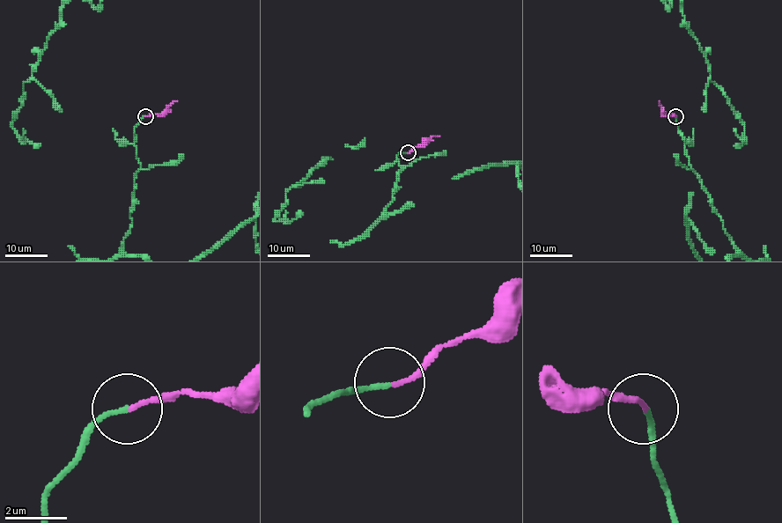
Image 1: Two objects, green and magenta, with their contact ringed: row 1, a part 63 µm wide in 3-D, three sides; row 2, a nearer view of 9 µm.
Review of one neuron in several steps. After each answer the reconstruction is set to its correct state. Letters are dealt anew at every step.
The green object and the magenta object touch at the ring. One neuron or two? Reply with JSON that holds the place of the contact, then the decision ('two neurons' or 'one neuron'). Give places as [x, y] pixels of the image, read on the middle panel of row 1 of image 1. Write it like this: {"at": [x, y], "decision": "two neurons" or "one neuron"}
{"at": [408, 152], "decision": "one neuron"}

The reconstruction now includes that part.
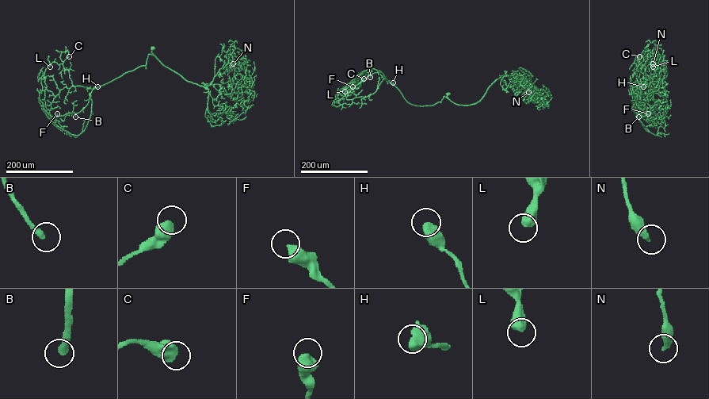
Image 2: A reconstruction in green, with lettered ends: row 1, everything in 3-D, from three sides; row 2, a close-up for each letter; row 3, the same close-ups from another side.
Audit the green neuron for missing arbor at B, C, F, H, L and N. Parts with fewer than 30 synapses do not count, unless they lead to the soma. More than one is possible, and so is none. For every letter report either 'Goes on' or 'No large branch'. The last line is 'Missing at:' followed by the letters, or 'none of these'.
B: Goes on
C: No large branch
F: No large branch
H: No large branch
L: No large branch
N: No large branch
Missing at: B

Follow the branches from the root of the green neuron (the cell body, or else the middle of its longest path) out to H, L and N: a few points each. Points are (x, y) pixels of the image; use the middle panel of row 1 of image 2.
H: (447, 94), (450, 101), (444, 96), (440, 101), (432, 105), (416, 105), (406, 101), (393, 82)
L: (447, 94), (450, 101), (444, 96), (432, 105), (412, 105), (371, 68), (365, 70), (344, 91)
N: (447, 94), (448, 98), (455, 104), (475, 104), (496, 80), (506, 74), (516, 78), (528, 92)

